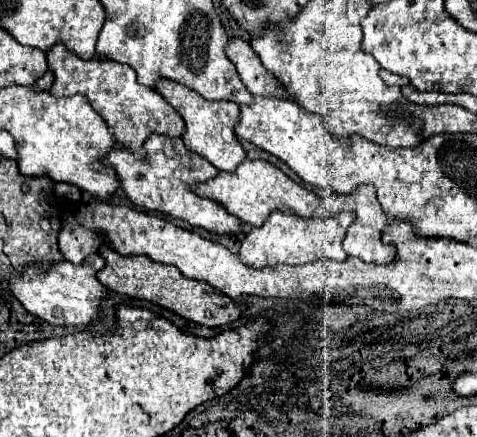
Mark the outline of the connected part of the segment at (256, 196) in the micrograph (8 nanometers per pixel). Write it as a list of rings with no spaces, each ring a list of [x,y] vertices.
[[[245,159],[245,163],[241,167],[237,167],[237,173],[223,173],[221,171],[215,179],[195,185],[193,191],[197,191],[201,197],[209,197],[209,199],[215,199],[217,203],[225,205],[225,209],[231,215],[243,219],[245,223],[249,223],[253,227],[263,225],[267,215],[271,215],[273,211],[297,213],[297,215],[307,217],[307,219],[309,217],[327,217],[327,215],[331,215],[323,207],[323,201],[317,193],[311,193],[311,191],[303,189],[301,185],[291,181],[281,169],[273,167],[267,161]]]

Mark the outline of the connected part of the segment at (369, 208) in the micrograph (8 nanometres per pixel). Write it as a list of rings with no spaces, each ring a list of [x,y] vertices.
[[[361,187],[361,215],[355,217],[345,237],[345,251],[351,257],[359,257],[367,263],[393,263],[395,247],[383,245],[381,235],[389,227],[389,221],[375,197],[375,187]]]

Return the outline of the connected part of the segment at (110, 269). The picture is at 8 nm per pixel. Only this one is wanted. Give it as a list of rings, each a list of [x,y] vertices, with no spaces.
[[[101,245],[99,255],[107,261],[105,267],[97,273],[97,279],[111,291],[133,297],[133,299],[145,299],[151,301],[155,305],[161,305],[173,313],[177,313],[179,317],[193,321],[197,325],[205,325],[205,327],[219,327],[219,325],[227,325],[239,319],[241,309],[235,301],[231,301],[227,295],[223,295],[223,301],[227,303],[227,307],[217,307],[211,301],[211,291],[213,287],[205,281],[189,281],[185,279],[175,267],[171,265],[163,265],[163,263],[155,263],[149,257],[123,257],[117,251],[111,251],[107,245]]]

